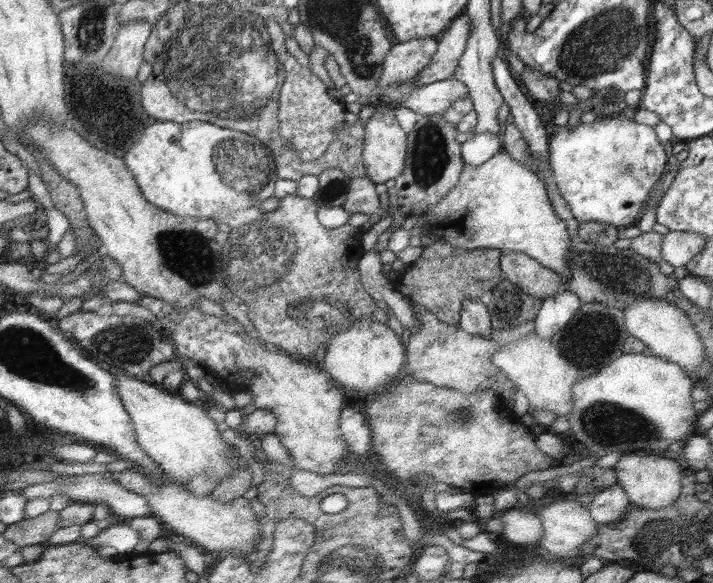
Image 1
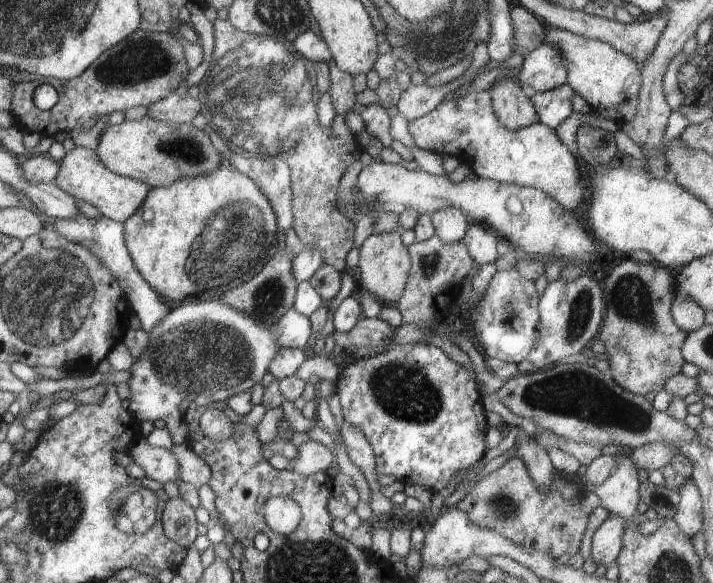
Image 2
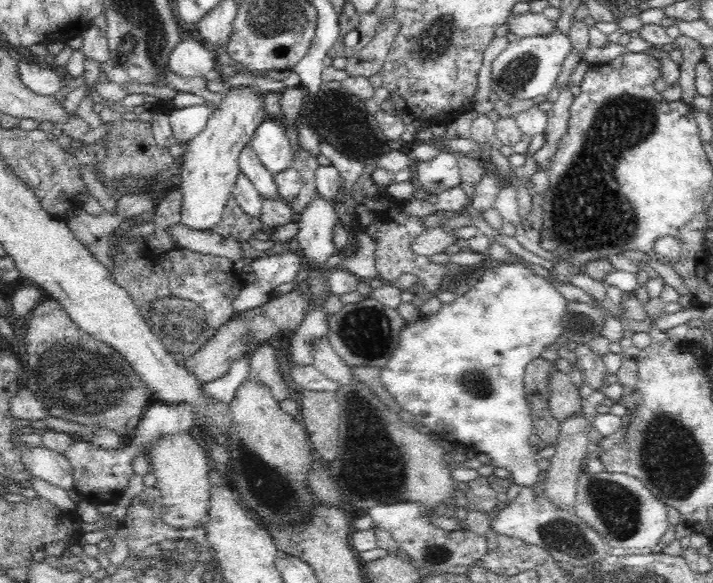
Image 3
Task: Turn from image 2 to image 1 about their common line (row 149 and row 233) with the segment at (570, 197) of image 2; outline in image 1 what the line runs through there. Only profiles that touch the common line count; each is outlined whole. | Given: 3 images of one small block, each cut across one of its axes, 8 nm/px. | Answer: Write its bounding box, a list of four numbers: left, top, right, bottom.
[414,150,572,284]

